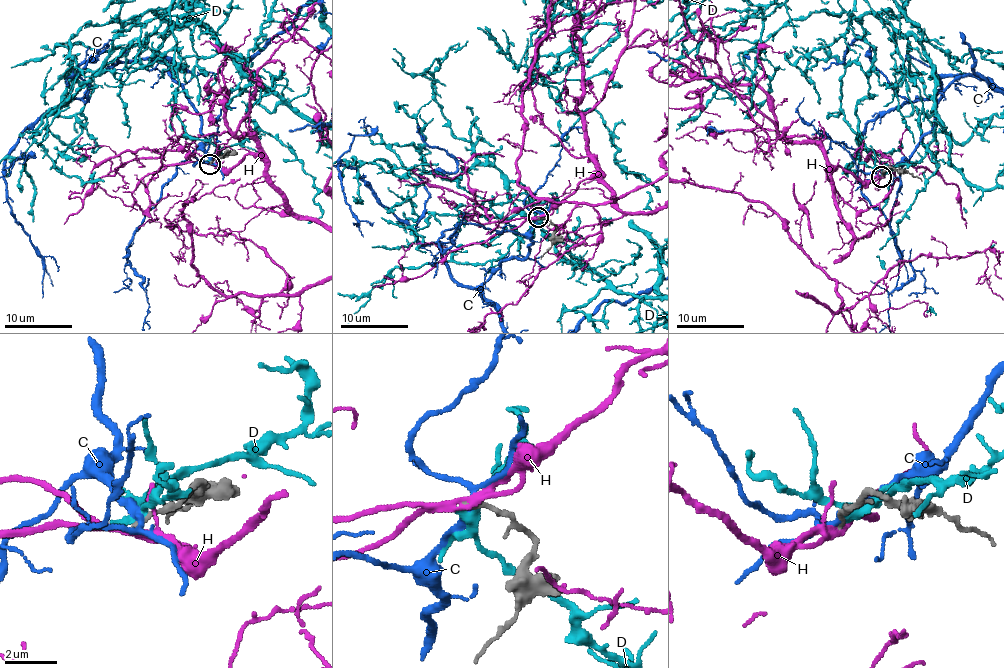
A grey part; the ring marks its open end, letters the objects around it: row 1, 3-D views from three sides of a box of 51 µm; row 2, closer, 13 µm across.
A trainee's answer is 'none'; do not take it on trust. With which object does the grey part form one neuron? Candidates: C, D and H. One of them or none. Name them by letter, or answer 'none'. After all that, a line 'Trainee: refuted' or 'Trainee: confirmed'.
none
Trainee: confirmed

